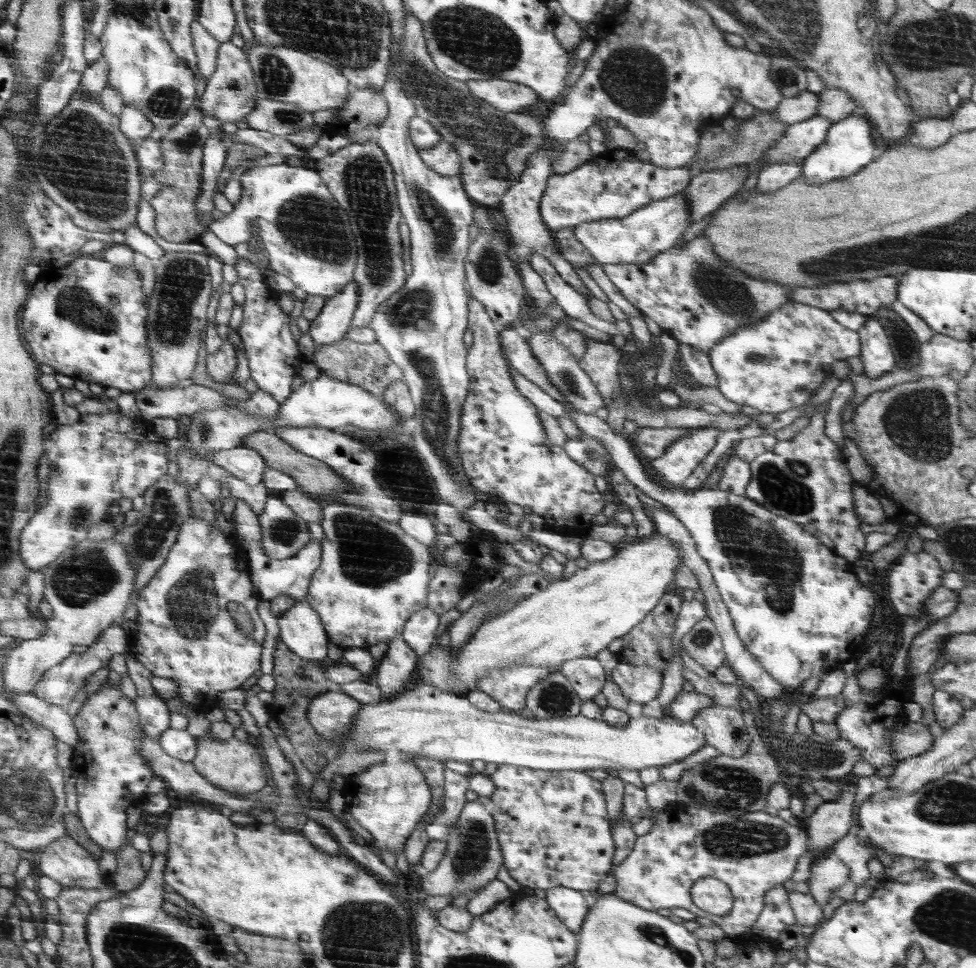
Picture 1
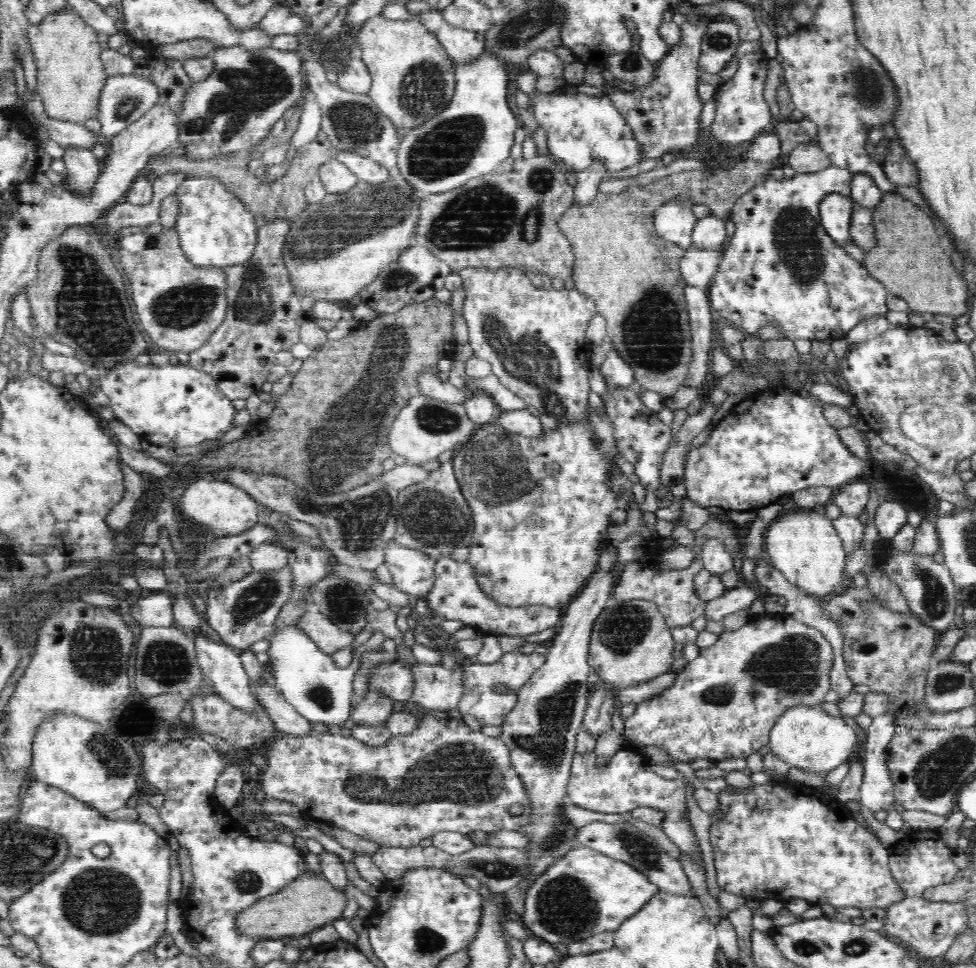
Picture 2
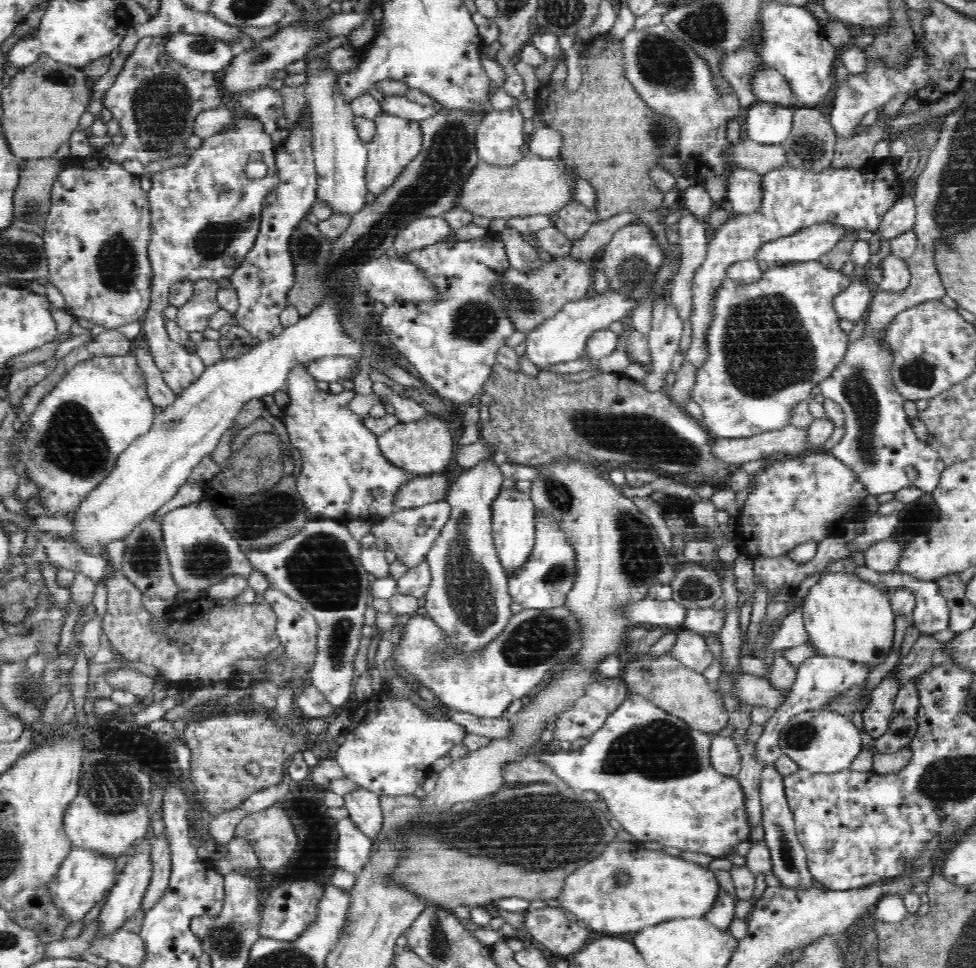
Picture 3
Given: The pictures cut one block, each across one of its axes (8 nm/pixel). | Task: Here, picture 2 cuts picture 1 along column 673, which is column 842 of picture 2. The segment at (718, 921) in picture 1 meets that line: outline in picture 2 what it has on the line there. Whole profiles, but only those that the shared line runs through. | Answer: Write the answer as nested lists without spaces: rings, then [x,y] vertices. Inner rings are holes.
[[[792,780],[779,785],[775,784],[774,781],[766,784],[754,784],[753,786],[749,786],[748,790],[744,792],[734,790],[727,785],[724,790],[719,792],[718,799],[720,799],[720,808],[713,814],[710,814],[715,820],[712,821],[709,828],[709,839],[714,852],[714,865],[718,878],[718,886],[721,890],[745,898],[756,898],[760,902],[768,901],[769,899],[776,899],[780,902],[787,902],[797,898],[804,899],[814,908],[818,907],[819,904],[828,904],[836,909],[845,907],[854,907],[861,910],[871,909],[873,907],[885,909],[904,900],[905,892],[889,870],[889,849],[882,846],[880,839],[878,839],[870,827],[866,827],[866,824],[860,824],[853,817],[853,813],[846,807],[845,803],[824,793],[820,793],[820,789],[814,789],[814,787],[808,787]],[[720,811],[725,813],[723,819],[717,819],[717,813]]]

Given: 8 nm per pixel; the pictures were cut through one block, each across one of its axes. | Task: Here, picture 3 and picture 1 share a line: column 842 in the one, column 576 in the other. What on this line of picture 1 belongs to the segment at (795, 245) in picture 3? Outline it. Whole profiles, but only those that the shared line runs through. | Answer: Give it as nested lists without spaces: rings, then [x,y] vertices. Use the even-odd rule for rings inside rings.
[[[682,192],[642,206],[636,212],[630,213],[628,217],[584,222],[572,229],[578,242],[602,265],[646,264],[658,253],[672,249],[692,222],[692,206],[689,206],[689,200]]]

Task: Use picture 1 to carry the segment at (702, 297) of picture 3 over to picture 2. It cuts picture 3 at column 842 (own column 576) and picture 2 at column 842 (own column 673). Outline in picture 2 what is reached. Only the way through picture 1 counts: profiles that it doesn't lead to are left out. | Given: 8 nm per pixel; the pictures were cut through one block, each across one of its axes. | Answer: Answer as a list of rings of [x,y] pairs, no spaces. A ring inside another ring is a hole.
[[[830,165],[827,169],[816,171],[815,173],[797,173],[791,178],[774,178],[768,176],[764,182],[756,184],[752,190],[746,192],[743,196],[738,198],[735,205],[732,206],[730,214],[732,222],[735,224],[735,232],[730,239],[730,244],[725,246],[721,261],[713,278],[712,284],[706,290],[709,296],[711,310],[716,311],[722,320],[722,324],[729,324],[734,327],[740,328],[748,336],[756,334],[756,330],[760,326],[767,325],[768,322],[780,323],[780,329],[784,330],[784,338],[795,341],[799,338],[804,340],[818,340],[830,341],[844,338],[850,332],[854,325],[863,321],[866,317],[873,317],[874,315],[886,315],[887,309],[887,289],[876,278],[870,276],[868,271],[858,263],[854,258],[851,258],[843,247],[836,244],[825,232],[825,228],[820,224],[819,218],[819,205],[823,199],[832,193],[840,193],[842,196],[851,195],[851,182],[852,172],[846,169],[838,168],[837,166]]]

